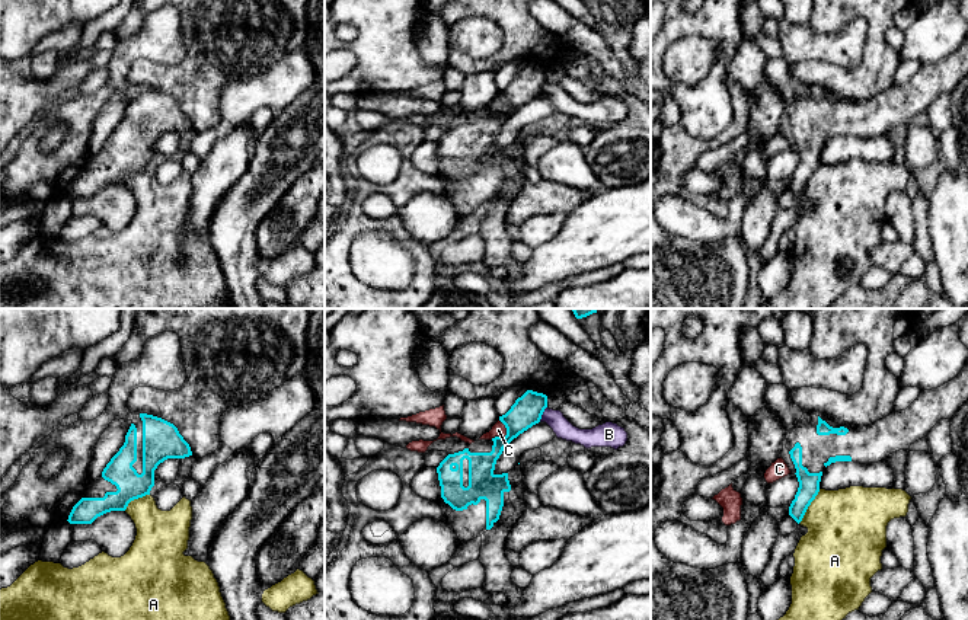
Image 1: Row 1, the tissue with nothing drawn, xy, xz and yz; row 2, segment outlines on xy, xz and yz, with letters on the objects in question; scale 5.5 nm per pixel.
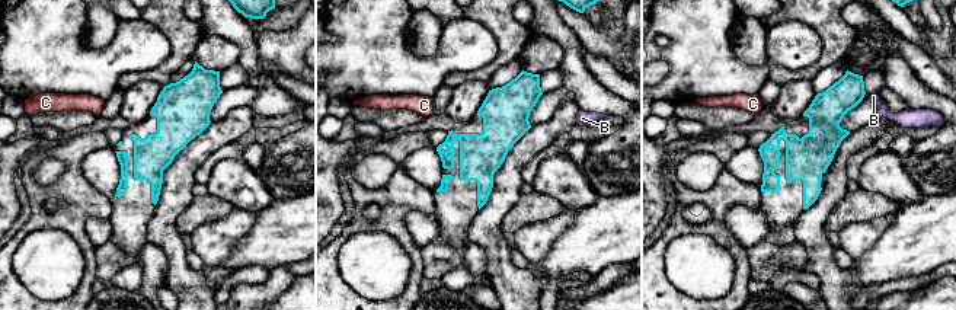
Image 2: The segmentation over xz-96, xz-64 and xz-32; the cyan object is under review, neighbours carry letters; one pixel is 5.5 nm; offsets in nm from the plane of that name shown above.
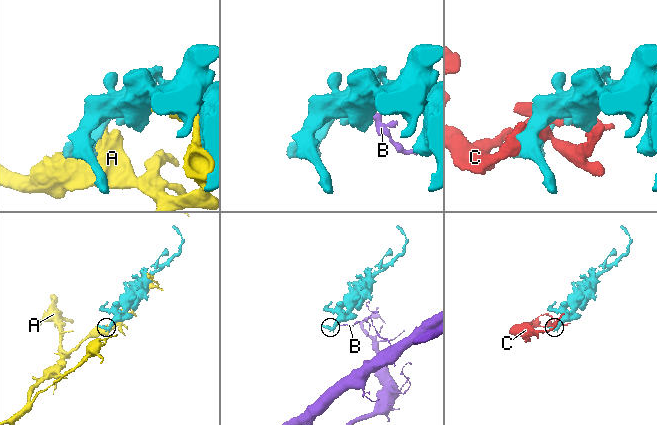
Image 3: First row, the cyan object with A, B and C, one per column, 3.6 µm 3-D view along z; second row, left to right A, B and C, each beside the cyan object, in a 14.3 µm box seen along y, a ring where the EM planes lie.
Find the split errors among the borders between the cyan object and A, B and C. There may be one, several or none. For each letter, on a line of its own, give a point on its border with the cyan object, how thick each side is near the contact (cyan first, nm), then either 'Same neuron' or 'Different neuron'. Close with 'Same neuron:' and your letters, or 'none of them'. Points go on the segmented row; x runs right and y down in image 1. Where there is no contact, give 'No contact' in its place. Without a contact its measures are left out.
A: Touches cyan at yz (808, 505). Thickness 110 nm (cyan) against 440 nm. Different neuron
B: Touches cyan at xz (542, 414). Thickness 170 nm (cyan) against 100 nm. Different neuron
C: Touches cyan at xz (507, 434). Thickness 170 nm (cyan) against 80 nm. Different neuron
Same neuron: none of them

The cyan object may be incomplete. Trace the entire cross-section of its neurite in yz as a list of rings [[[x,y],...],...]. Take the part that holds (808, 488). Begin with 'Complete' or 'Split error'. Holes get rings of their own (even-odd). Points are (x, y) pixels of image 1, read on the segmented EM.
Split error. [[[968,361],[961,373],[932,390],[924,390],[905,409],[892,412],[888,416],[862,428],[833,428],[825,421],[814,413],[804,413],[798,424],[786,431],[786,448],[796,469],[799,482],[795,499],[789,506],[789,515],[799,524],[815,496],[820,492],[820,482],[827,466],[836,461],[854,461],[860,464],[870,464],[884,461],[889,454],[904,450],[911,444],[926,438],[932,428],[940,419],[951,419],[961,406],[968,400]]]

